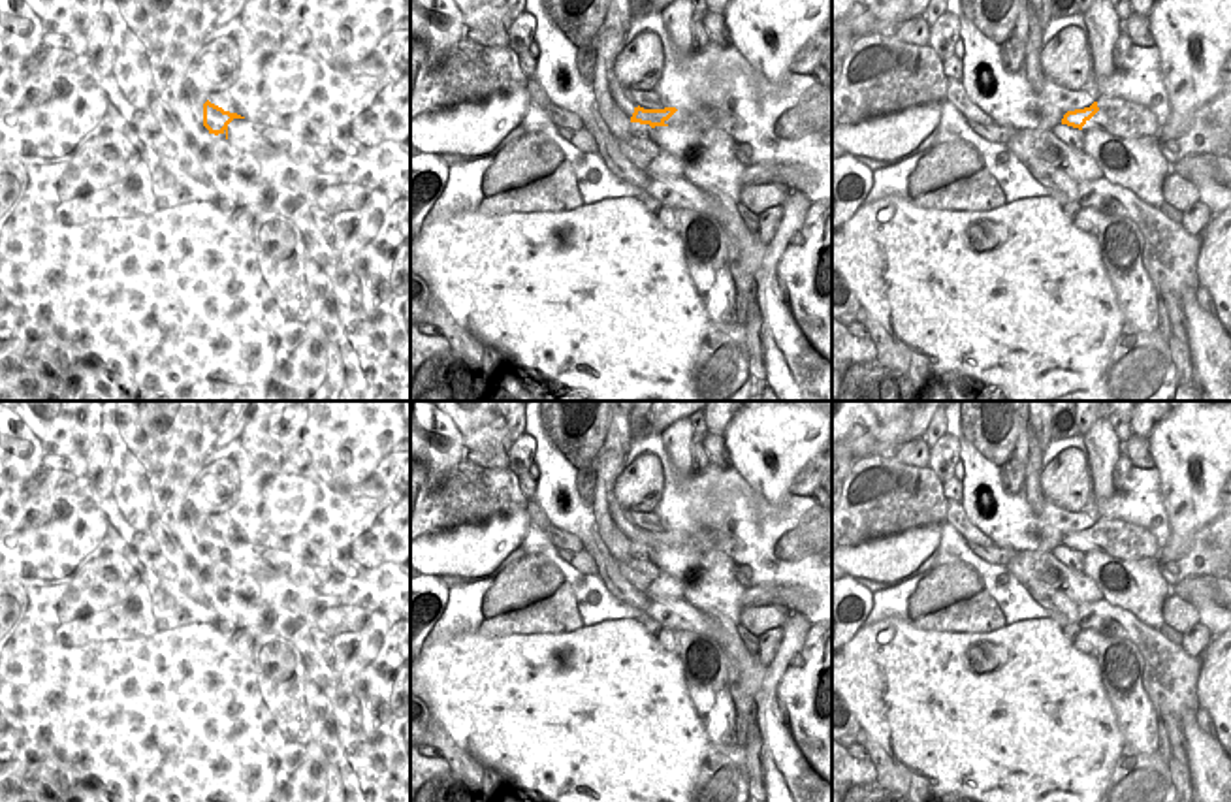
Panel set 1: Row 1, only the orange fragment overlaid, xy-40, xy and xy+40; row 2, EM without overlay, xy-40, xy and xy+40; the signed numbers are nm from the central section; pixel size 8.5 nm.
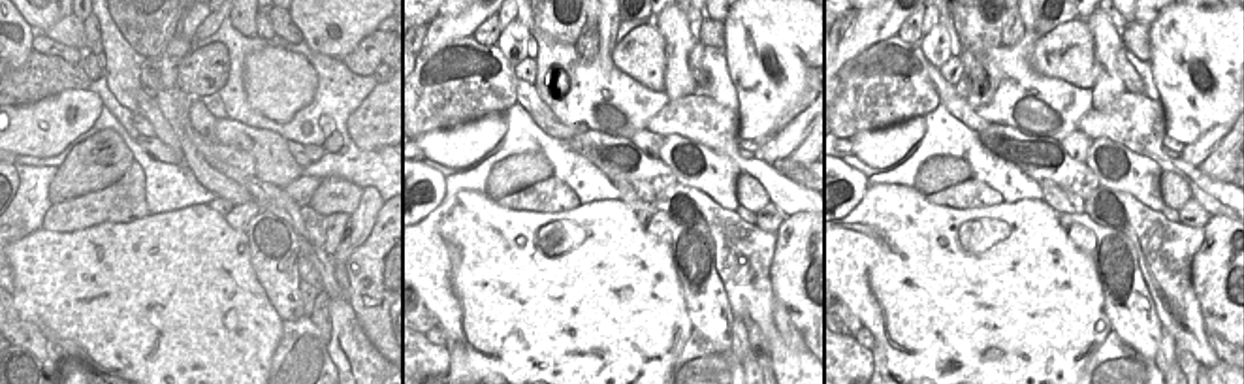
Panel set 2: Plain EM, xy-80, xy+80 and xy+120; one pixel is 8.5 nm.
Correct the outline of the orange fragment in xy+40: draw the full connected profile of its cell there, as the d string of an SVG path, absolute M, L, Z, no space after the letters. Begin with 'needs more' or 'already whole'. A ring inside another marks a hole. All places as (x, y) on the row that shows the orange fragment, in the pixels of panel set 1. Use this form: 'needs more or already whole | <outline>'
needs more | M1097 102L1090 107L1067 111L1058 126L1052 128L1052 134L1062 139L1071 149L1084 149L1084 130L1082 126L1099 111Z

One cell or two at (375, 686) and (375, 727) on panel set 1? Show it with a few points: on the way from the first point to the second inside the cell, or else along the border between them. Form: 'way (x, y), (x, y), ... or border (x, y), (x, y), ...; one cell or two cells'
way (375, 695), (375, 718); one cell

